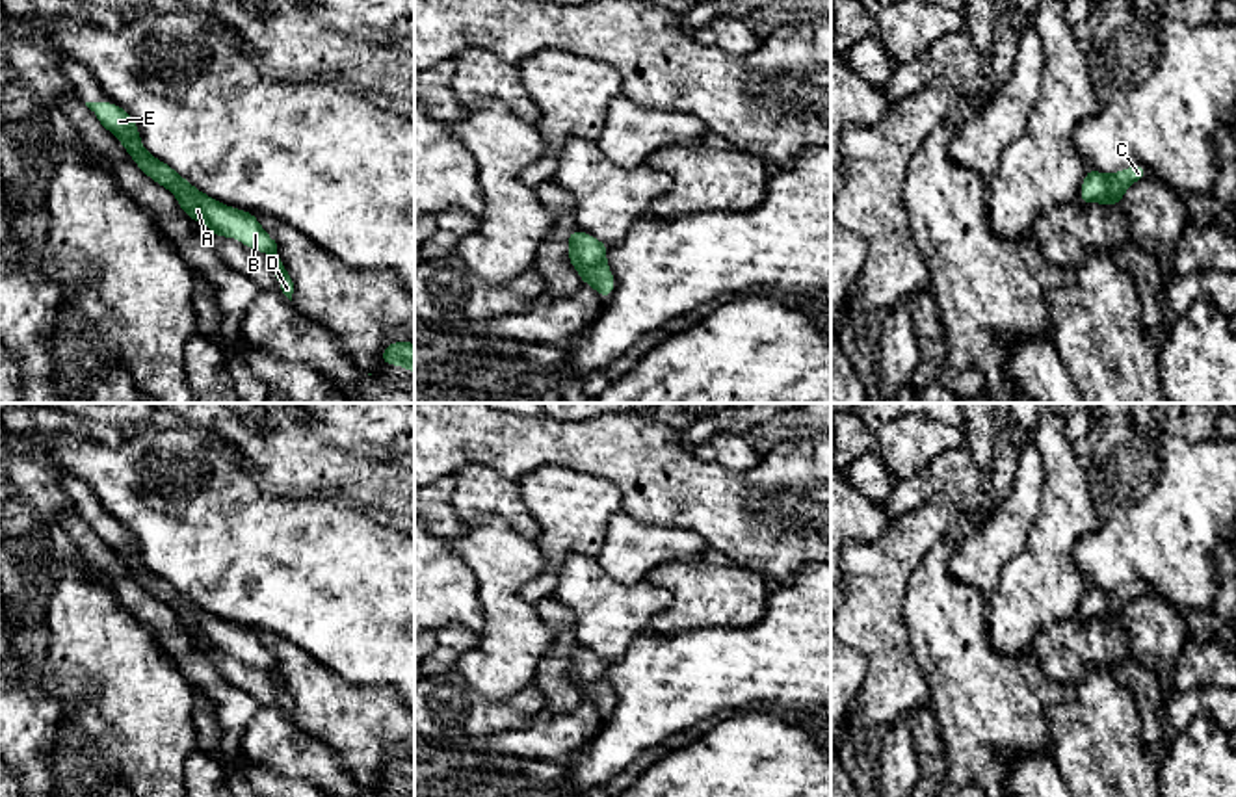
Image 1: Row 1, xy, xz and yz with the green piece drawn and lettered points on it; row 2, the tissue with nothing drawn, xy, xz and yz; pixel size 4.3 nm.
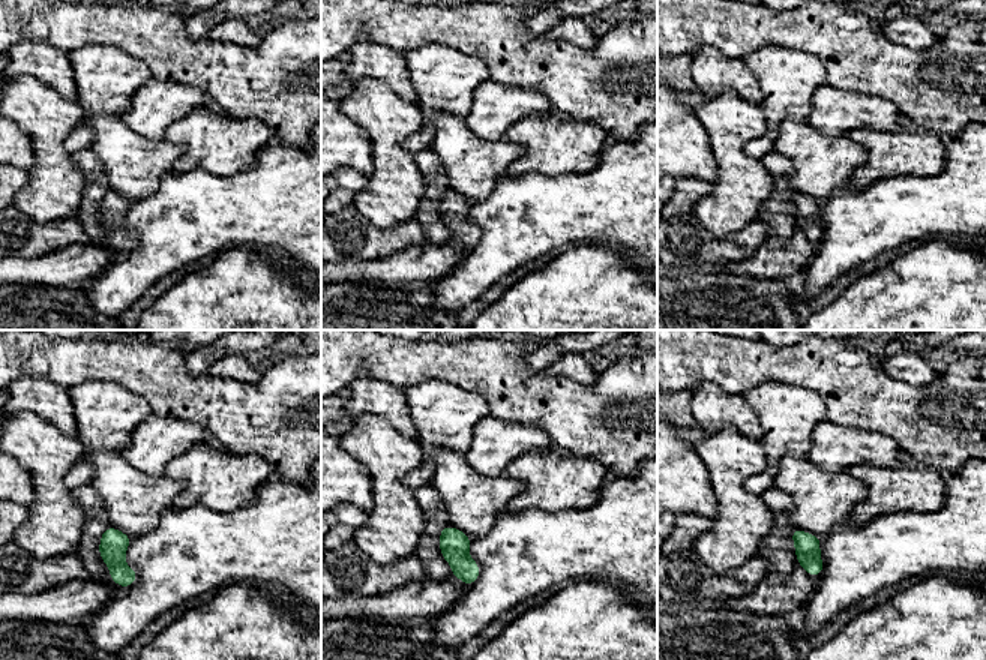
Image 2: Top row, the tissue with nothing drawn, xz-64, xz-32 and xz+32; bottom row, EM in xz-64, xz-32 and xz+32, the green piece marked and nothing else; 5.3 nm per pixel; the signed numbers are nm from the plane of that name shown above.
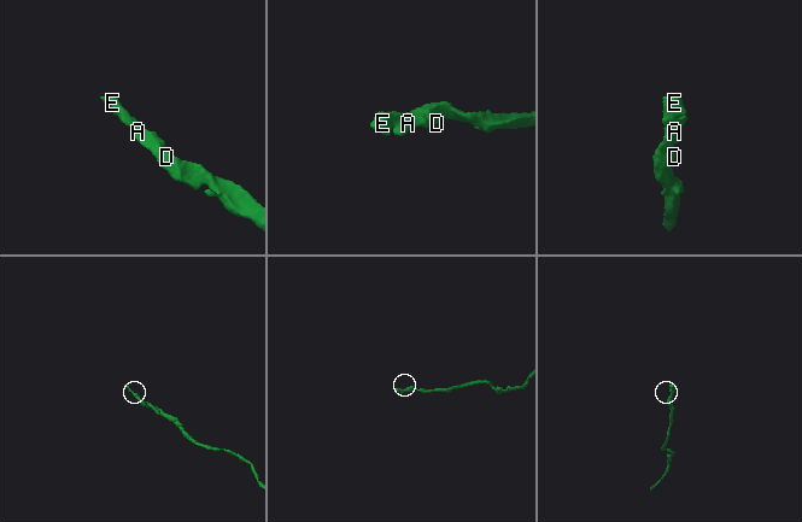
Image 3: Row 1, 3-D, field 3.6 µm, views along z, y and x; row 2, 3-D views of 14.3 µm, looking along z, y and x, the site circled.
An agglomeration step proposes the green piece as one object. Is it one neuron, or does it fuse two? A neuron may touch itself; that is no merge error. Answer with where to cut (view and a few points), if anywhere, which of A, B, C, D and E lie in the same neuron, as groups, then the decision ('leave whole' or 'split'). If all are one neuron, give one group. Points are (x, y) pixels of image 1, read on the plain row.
no cut; A B C D E; leave whole

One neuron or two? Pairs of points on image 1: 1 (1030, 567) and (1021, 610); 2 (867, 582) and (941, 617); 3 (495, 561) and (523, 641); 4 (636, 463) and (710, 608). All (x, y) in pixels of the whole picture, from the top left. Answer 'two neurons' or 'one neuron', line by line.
1: one neuron
2: two neurons
3: one neuron
4: two neurons

